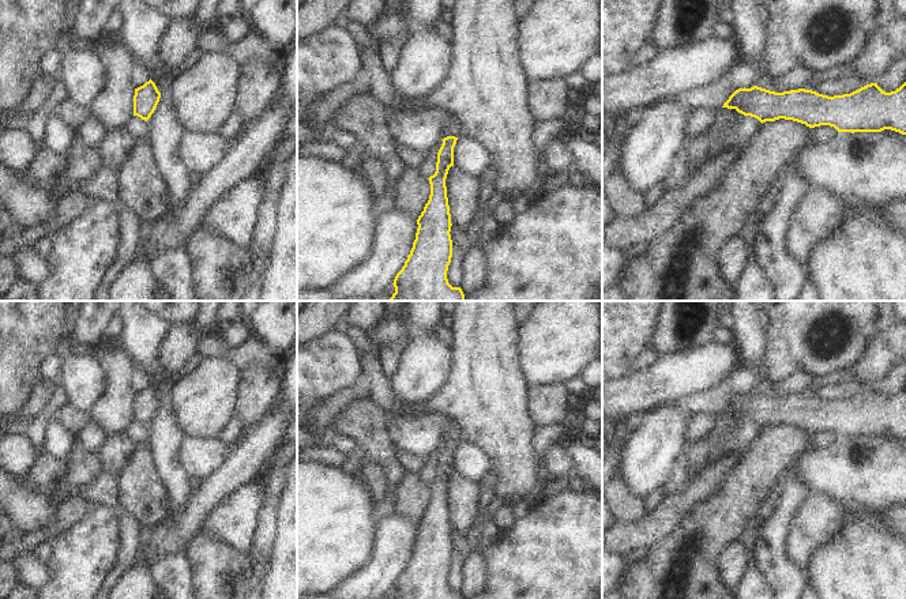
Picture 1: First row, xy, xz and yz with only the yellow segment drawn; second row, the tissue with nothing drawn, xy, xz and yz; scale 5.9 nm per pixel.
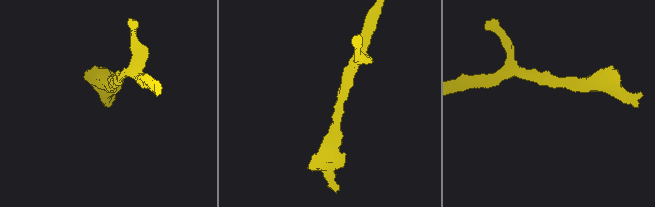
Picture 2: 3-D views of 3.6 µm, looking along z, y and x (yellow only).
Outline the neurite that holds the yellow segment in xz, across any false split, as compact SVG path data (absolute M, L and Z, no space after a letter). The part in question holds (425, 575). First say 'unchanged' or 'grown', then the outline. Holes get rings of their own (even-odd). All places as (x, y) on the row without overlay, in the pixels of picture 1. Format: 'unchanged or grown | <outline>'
unchanged | M447 441L437 457L436 476L431 481L431 500L417 524L417 538L405 570L394 584L394 599L463 599L447 584L452 562L451 519L446 483L454 471L458 442Z

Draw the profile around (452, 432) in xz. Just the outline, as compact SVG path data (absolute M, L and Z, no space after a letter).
M448 419L446 433L443 436L443 444L447 442L447 441L460 442L463 440L465 438L462 436L462 429L456 423L456 421L455 419Z

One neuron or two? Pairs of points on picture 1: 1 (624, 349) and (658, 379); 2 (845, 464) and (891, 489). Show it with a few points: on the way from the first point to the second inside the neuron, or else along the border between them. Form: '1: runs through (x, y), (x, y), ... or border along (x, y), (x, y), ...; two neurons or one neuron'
1: border along (631, 372), (616, 380); two neurons
2: runs through (856, 470), (873, 471), (880, 478); one neuron

